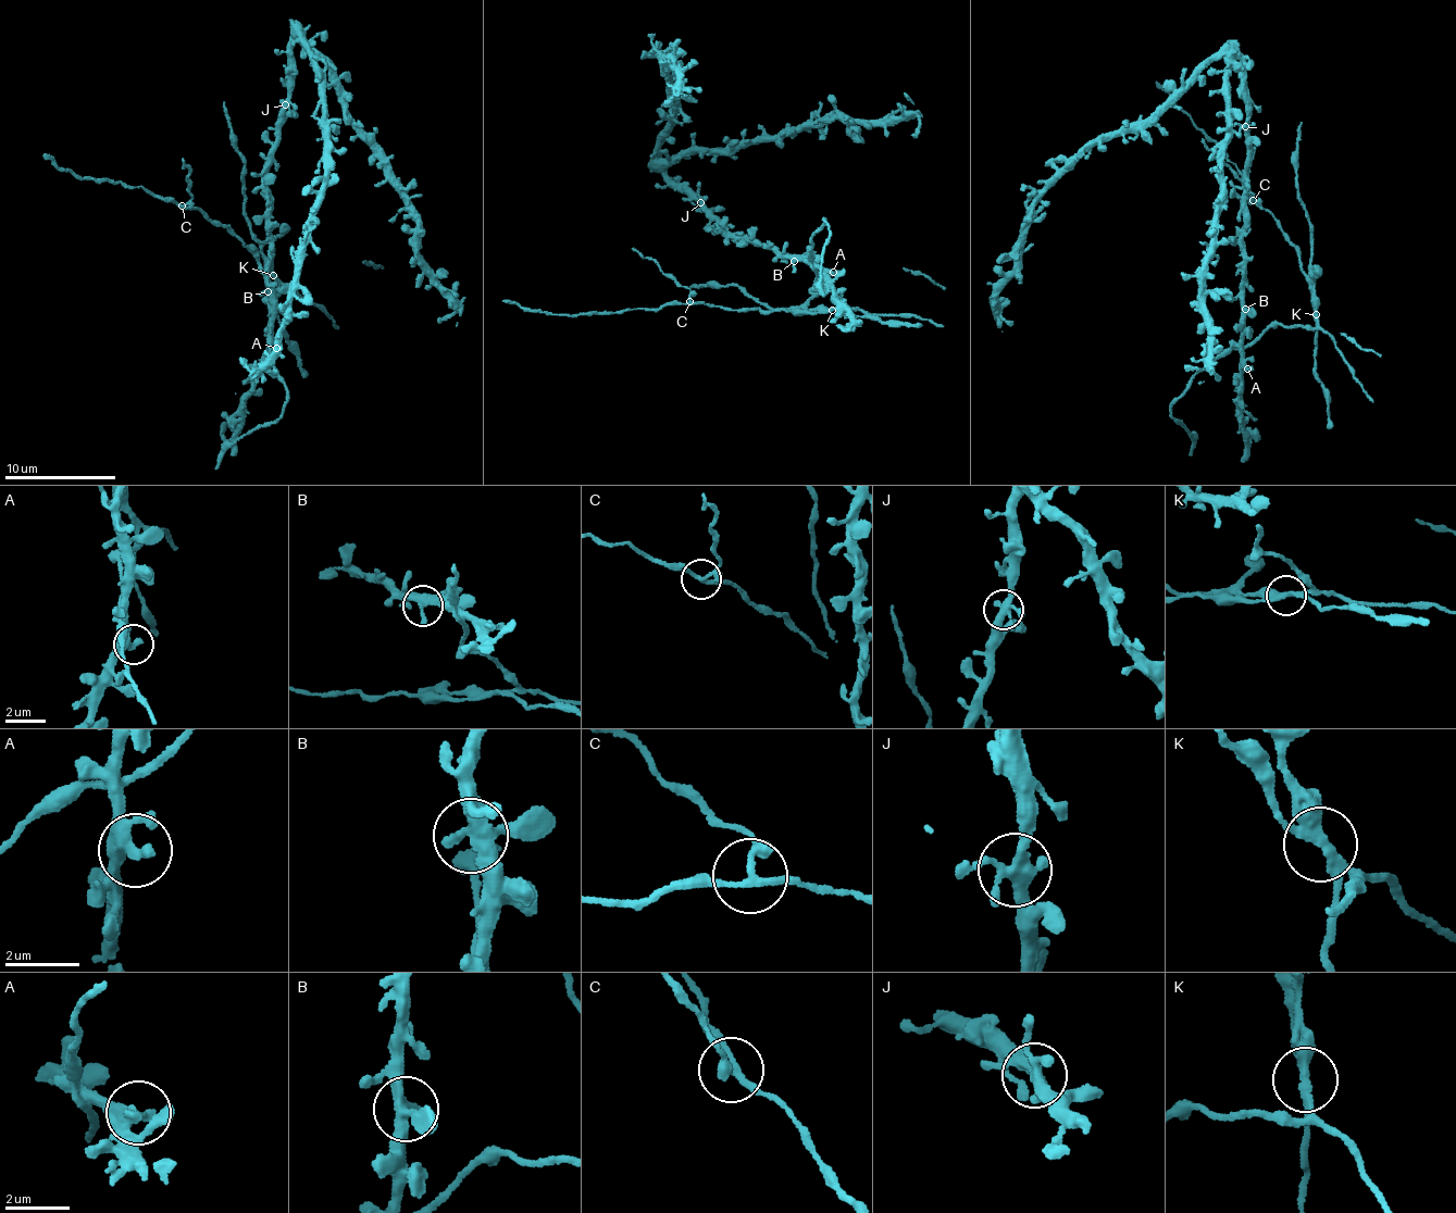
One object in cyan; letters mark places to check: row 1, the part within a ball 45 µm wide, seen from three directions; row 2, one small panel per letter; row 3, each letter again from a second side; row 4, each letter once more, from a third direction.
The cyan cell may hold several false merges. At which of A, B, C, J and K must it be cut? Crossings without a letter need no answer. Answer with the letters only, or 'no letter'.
C, K

